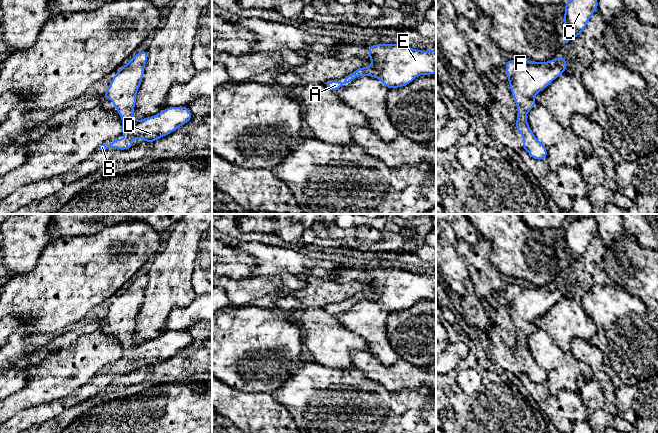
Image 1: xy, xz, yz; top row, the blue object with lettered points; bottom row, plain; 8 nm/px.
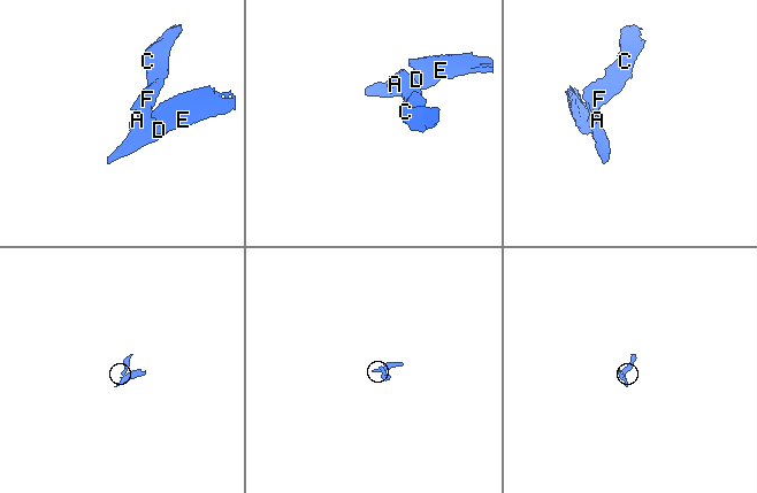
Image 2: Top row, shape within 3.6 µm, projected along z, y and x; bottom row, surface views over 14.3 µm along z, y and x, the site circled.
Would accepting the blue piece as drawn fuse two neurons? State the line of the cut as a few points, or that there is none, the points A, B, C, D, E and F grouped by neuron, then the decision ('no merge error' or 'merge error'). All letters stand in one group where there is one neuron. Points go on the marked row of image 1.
no cut | A B C D E F | no merge error

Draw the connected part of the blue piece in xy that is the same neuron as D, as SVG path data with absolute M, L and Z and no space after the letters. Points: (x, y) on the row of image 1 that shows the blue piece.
M148 51L138 52L125 66L116 72L110 82L104 100L111 99L119 111L123 129L121 134L131 140L139 137L144 142L155 142L158 138L174 132L192 119L187 106L168 107L160 113L137 121L133 116L136 93L141 85Z

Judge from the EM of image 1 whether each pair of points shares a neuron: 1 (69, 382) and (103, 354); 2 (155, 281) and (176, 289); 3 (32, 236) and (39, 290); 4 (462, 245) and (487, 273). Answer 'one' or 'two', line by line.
1: one
2: one
3: two
4: one

